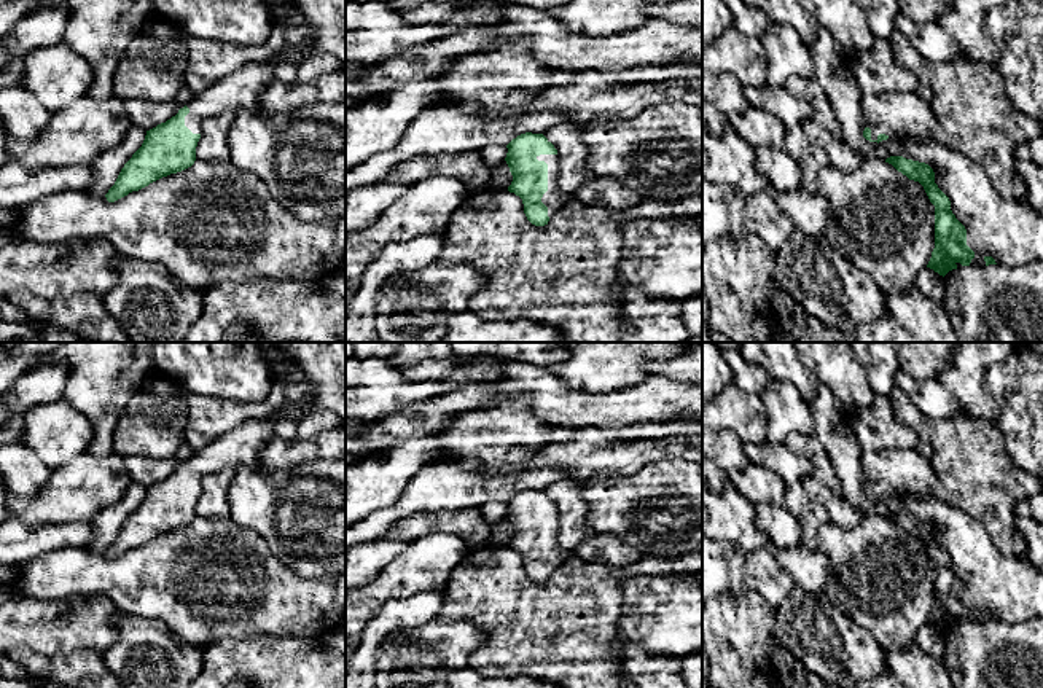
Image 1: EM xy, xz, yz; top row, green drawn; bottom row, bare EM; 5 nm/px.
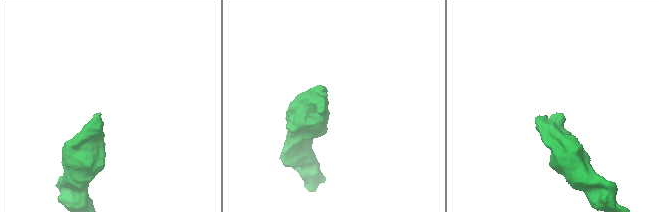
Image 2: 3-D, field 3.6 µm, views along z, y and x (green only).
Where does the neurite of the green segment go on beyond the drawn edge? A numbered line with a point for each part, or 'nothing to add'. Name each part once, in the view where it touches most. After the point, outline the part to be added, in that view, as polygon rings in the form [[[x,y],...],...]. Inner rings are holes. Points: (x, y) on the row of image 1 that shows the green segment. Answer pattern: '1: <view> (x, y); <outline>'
1: xz (554, 199); [[[540,154],[537,159],[548,164],[548,191],[541,202],[548,207],[548,217],[553,218],[573,196],[567,196],[561,190],[559,156]]]

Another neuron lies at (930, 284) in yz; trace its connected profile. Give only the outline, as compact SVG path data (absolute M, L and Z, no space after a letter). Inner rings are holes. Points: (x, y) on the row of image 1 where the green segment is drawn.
M930 268L920 269L916 277L914 287L928 299L943 307L944 299L944 277Z

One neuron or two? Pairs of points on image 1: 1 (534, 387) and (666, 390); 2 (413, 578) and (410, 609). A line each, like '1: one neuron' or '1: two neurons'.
1: one neuron
2: two neurons

